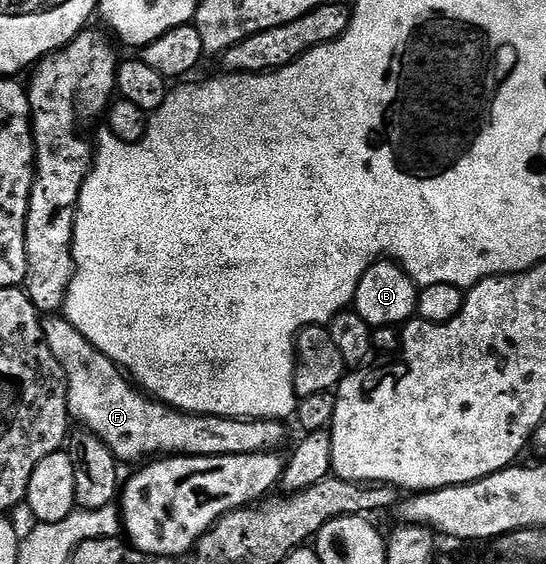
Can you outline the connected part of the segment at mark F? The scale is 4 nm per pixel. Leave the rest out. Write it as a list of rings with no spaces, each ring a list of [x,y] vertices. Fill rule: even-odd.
[[[51,315],[43,321],[43,334],[45,335],[45,343],[49,343],[49,351],[53,351],[53,355],[57,359],[57,363],[61,363],[61,367],[67,376],[67,412],[72,418],[79,420],[78,424],[82,428],[95,433],[109,447],[109,451],[113,451],[115,460],[120,463],[126,461],[137,461],[141,457],[143,459],[151,459],[156,455],[182,455],[185,457],[216,457],[217,455],[249,455],[250,453],[274,453],[282,450],[282,445],[287,441],[287,429],[282,420],[272,419],[269,417],[218,417],[217,415],[205,415],[204,413],[185,413],[181,409],[173,409],[169,405],[156,401],[154,397],[143,392],[142,389],[136,387],[129,380],[128,374],[115,364],[113,359],[109,359],[97,347],[93,347],[93,343],[89,343],[89,339],[85,339],[85,335],[81,335],[81,331],[77,331],[77,327],[73,327],[73,323],[69,323],[66,316]]]

